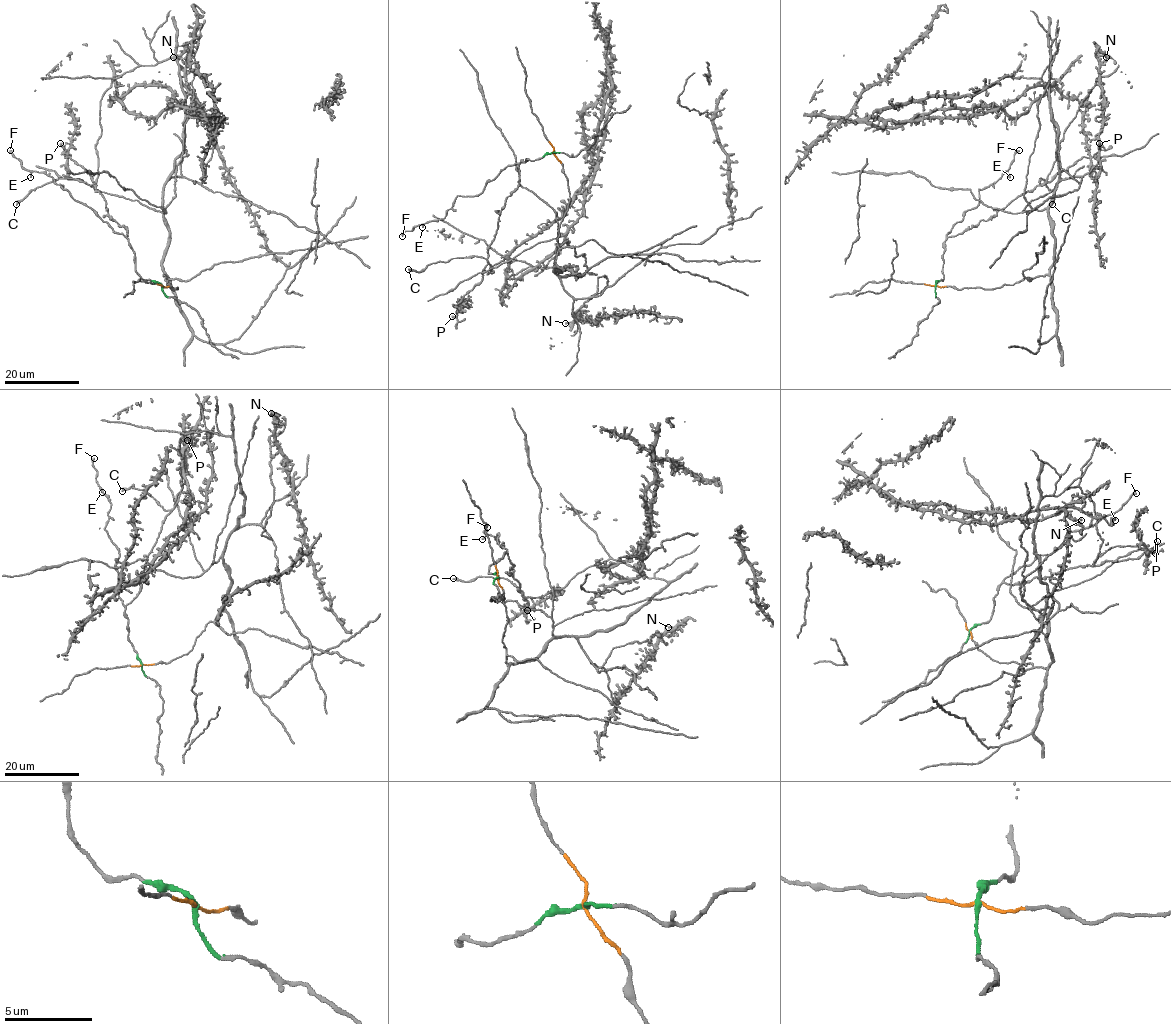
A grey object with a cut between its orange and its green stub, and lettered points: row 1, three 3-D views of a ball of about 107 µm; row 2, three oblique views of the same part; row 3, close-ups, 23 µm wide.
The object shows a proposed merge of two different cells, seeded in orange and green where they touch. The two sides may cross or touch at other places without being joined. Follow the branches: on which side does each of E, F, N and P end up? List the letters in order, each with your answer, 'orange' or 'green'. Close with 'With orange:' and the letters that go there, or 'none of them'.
E: green
F: green
N: orange
P: green
With orange: N

